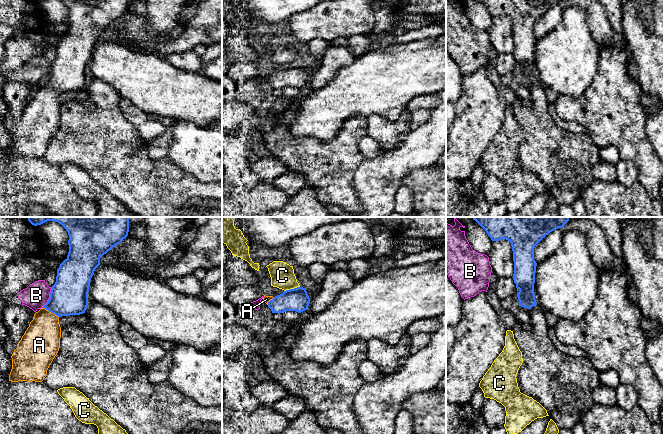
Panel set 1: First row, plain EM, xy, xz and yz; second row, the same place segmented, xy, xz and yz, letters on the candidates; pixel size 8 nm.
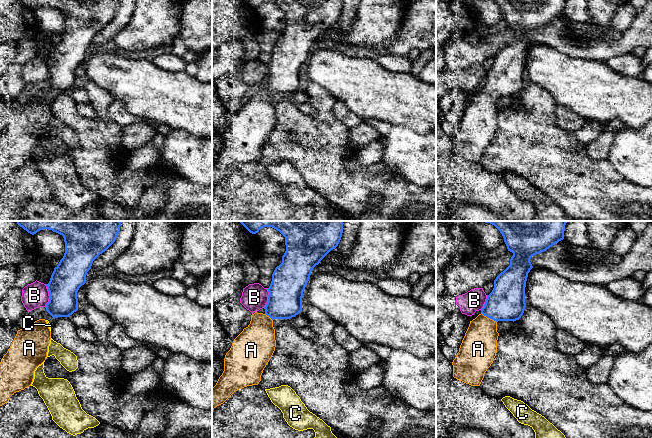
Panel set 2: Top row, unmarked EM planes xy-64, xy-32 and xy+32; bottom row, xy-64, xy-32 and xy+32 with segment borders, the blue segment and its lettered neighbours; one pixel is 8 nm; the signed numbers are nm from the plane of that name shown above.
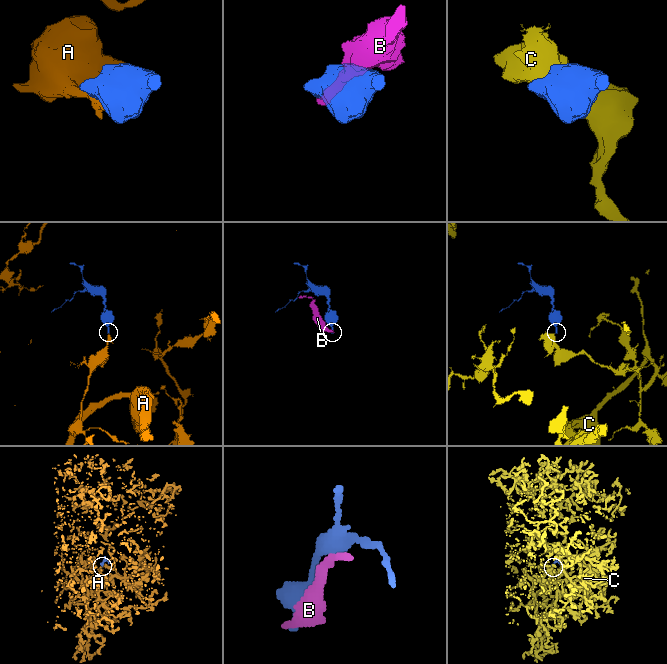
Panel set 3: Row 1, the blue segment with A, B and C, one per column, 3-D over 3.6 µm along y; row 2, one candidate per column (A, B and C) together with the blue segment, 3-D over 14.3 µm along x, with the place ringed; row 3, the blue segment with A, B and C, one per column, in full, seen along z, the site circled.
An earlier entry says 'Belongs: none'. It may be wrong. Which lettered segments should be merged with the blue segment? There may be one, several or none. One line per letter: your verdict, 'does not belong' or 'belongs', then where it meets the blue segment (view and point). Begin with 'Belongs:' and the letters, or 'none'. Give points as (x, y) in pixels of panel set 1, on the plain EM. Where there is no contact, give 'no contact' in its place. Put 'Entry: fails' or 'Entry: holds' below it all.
Belongs: A
A: belongs; meets blue in xy at (51, 88)
B: does not belong; meets blue in xy at (50, 73)
C: does not belong; meets blue in xz at (291, 65)
Entry: fails

